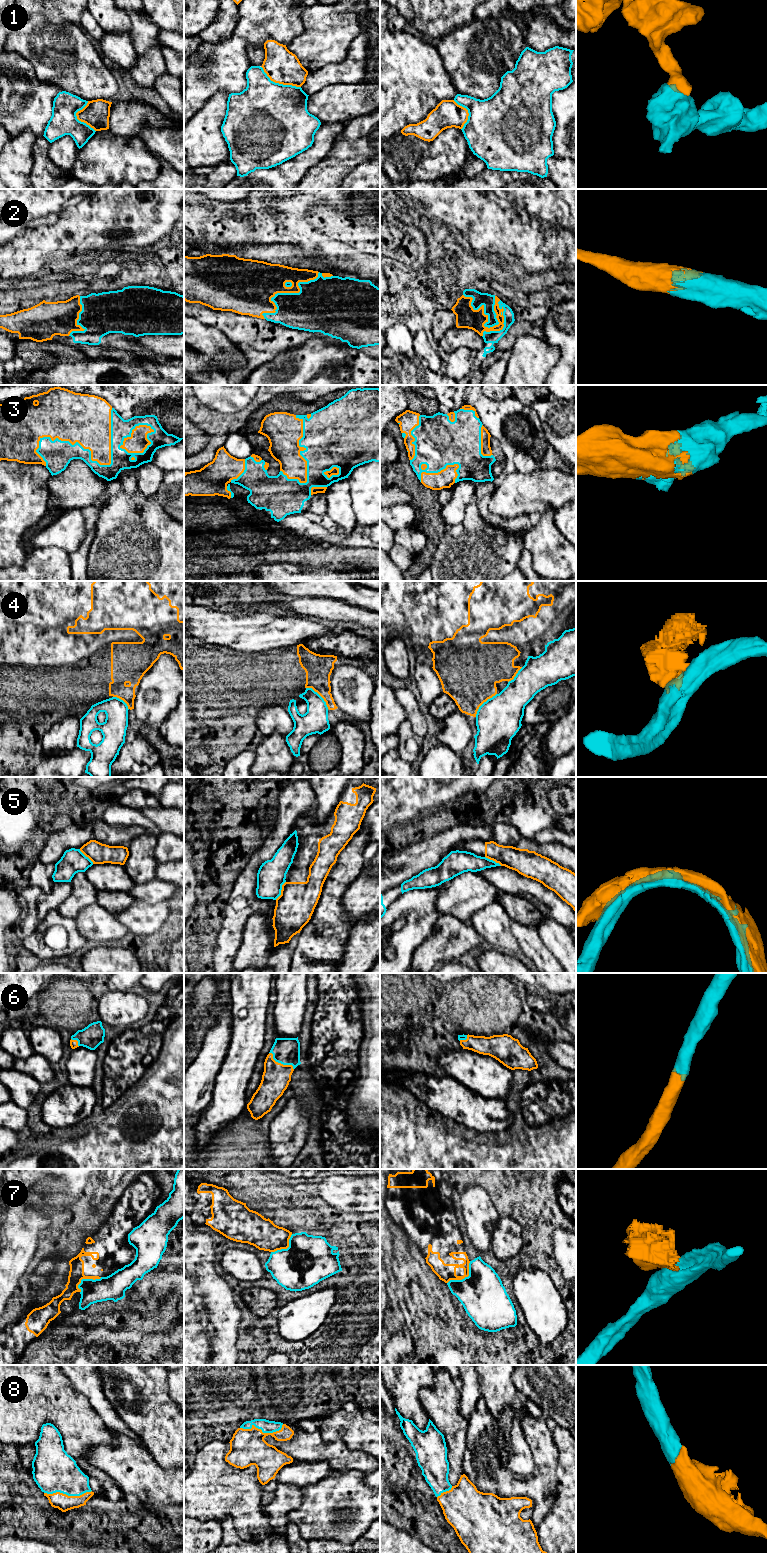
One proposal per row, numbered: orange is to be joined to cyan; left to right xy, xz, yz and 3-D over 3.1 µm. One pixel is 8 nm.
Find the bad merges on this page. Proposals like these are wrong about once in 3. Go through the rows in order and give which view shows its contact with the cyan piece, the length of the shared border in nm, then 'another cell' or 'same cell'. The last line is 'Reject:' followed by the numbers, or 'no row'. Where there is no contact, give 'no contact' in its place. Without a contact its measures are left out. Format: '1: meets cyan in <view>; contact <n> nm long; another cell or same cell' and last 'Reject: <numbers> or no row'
1: meets cyan in xz; contact 360 nm long; another cell
2: meets cyan in yz; contact 380 nm long; same cell
3: meets cyan in xy; contact 700 nm long; same cell
4: meets cyan in xz; contact 260 nm long; another cell
5: meets cyan in xz; contact 170 nm long; another cell
6: meets cyan in xz; contact 240 nm long; same cell
7: meets cyan in yz; contact 260 nm long; another cell
8: meets cyan in xz; contact 360 nm long; same cell
Reject: 1, 4, 5, 7

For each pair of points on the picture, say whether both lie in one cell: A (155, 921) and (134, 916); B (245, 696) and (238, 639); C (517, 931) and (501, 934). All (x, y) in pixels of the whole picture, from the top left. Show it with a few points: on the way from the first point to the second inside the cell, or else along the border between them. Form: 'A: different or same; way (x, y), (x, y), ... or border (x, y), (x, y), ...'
A: same; way (150, 919), (139, 918)
B: different; border (263, 650), (240, 653)
C: different; border (511, 921), (511, 933), (518, 945), (520, 954)

